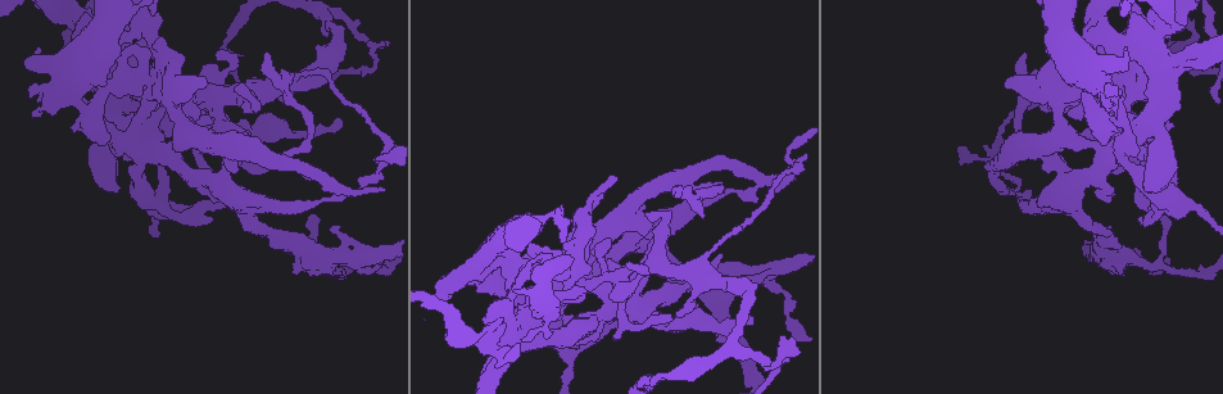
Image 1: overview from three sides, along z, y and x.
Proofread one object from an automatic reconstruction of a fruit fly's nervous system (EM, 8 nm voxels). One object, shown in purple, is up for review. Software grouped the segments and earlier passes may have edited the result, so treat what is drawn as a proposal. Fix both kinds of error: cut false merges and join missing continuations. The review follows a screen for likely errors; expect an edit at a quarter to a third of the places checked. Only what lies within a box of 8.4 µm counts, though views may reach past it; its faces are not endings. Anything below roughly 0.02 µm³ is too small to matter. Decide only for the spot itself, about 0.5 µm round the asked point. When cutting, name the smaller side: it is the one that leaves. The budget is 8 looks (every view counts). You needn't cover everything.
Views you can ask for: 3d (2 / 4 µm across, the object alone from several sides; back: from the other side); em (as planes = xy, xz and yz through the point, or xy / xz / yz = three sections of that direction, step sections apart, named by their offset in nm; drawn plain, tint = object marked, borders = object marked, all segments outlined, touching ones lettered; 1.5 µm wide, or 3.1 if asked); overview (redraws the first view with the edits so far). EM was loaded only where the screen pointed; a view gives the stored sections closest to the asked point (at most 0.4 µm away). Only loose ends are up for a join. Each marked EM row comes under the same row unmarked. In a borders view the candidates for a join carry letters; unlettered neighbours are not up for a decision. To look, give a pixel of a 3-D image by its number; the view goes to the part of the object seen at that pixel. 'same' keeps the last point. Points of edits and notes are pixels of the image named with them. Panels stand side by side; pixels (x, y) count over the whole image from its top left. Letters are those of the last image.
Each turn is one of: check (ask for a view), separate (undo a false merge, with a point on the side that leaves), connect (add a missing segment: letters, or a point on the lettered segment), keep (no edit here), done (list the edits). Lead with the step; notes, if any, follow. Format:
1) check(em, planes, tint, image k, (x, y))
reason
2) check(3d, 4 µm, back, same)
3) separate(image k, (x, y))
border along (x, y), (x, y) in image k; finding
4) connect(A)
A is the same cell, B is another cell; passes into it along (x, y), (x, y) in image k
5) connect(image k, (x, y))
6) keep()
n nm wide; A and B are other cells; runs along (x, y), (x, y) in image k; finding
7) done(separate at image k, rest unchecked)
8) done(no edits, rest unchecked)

check(3d, 4 µm, image 1, (1025, 53))
branch stops here

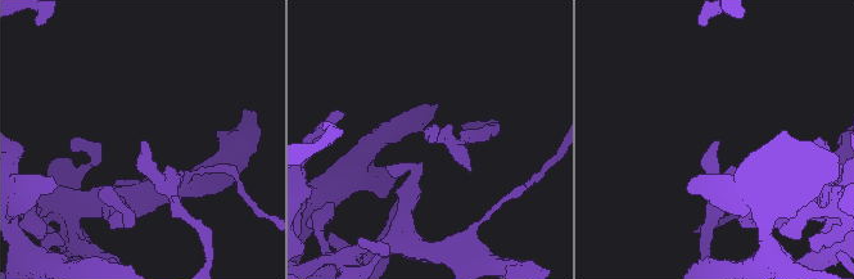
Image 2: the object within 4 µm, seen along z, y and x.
check(em, xz, step 8, tint, image 2, (144, 141))

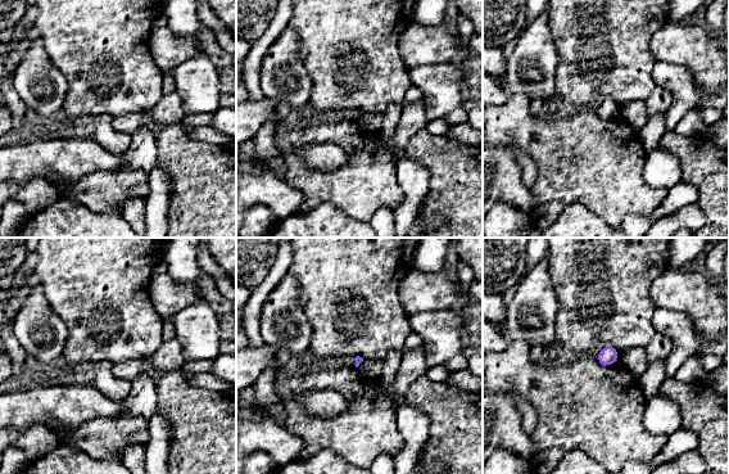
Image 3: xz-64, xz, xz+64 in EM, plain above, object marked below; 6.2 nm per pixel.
check(em, planes, borders, same)

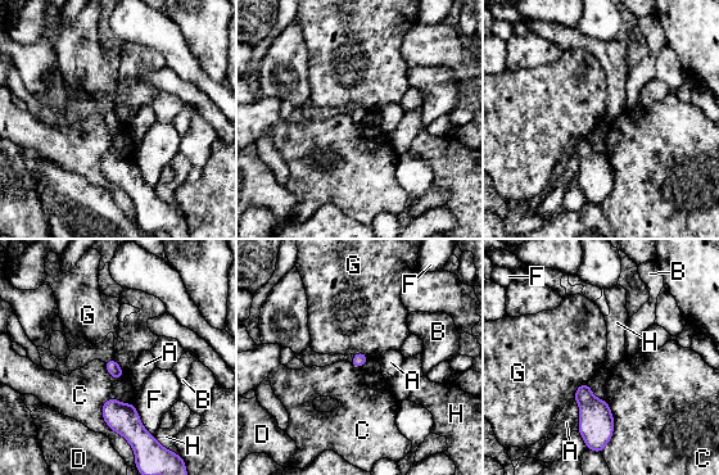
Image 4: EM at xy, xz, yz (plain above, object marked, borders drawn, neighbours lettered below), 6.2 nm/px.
keep()
C touches over 360 nm; A, B, C, D, F, G and H are other cells; no lettered segment goes on from it

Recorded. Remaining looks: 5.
check(em, planes, borders, image 1, (1028, 208))
thick turns thin

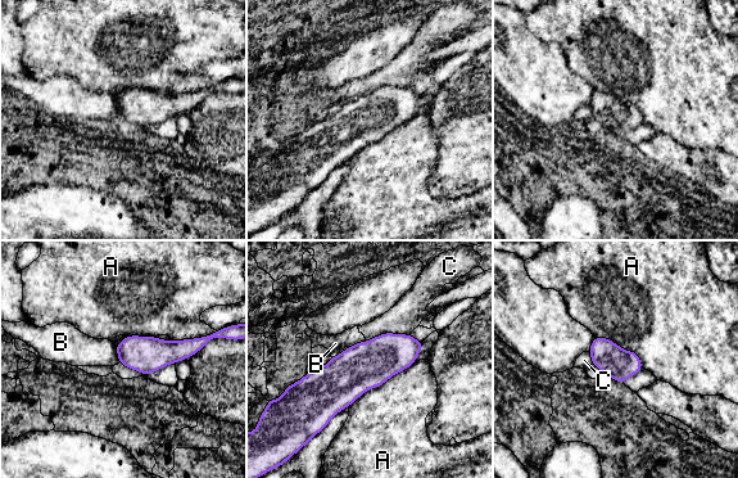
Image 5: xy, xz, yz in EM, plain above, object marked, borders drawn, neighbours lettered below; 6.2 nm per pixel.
keep()
150 nm wide; A touches over 480 nm; A, B and C are other cells; all the same cell

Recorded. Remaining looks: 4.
check(em, planes, borders, image 1, (1174, 27))
three arms meet

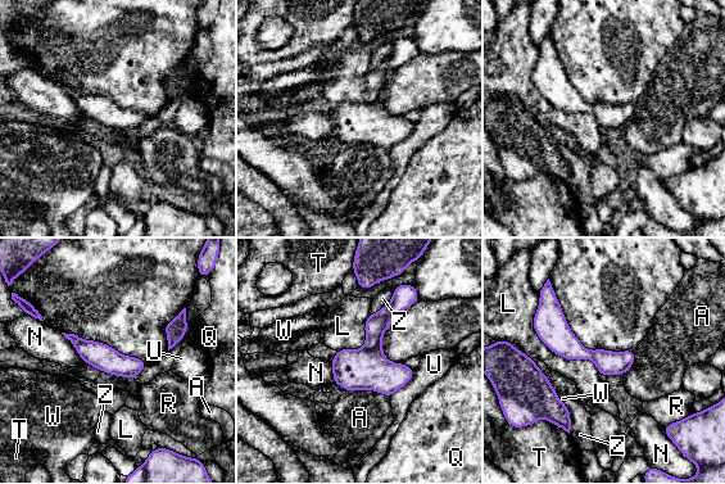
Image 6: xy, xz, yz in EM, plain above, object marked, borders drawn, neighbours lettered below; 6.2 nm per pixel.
keep()
160 nm wide; A, L, N, Q, R, T, U, W and Z are other cells; runs along (540, 321), (575, 351), (631, 358) in image 6; continuous, no second cell

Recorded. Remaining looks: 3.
done(no edits, rest unchecked)

